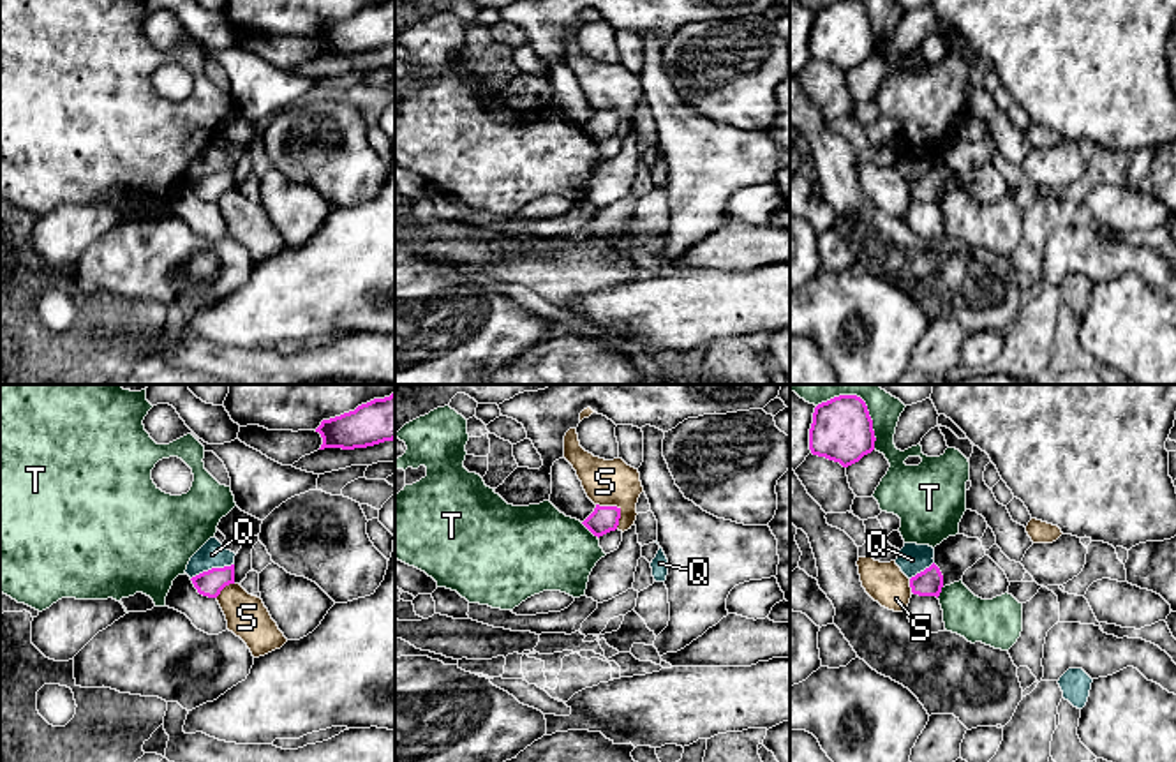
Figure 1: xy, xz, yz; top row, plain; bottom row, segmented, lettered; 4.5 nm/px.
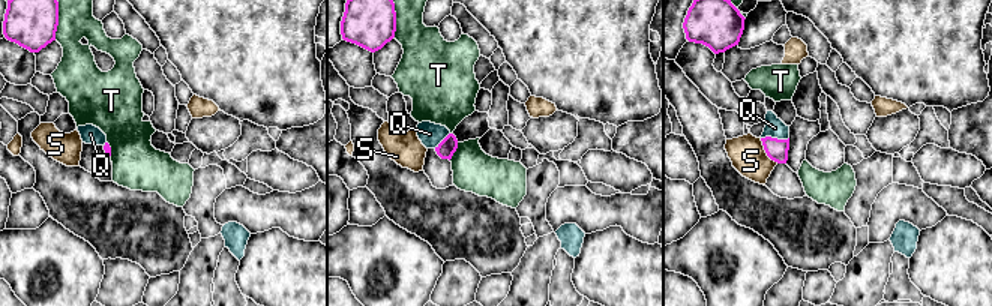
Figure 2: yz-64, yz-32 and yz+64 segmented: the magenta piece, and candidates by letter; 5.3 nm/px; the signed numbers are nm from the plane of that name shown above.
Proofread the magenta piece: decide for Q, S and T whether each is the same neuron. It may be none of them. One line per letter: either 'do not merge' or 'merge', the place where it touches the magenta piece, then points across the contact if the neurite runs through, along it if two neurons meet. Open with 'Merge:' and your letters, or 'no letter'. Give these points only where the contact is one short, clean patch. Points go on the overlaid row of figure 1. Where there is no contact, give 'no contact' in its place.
Merge: no letter
Q: do not merge; meets magenta in xy at (212, 568); border along xy (233, 563), (223, 568), (203, 570), (191, 579)
S: do not merge; meets magenta in xz at (617, 508)
T: do not merge; meets magenta in yz at (864, 403)

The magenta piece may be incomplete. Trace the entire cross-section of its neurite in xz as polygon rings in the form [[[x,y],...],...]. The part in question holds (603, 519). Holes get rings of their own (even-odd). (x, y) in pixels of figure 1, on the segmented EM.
[[[599,506],[582,522],[594,536],[603,536],[615,531],[621,519],[621,508],[617,506]]]

